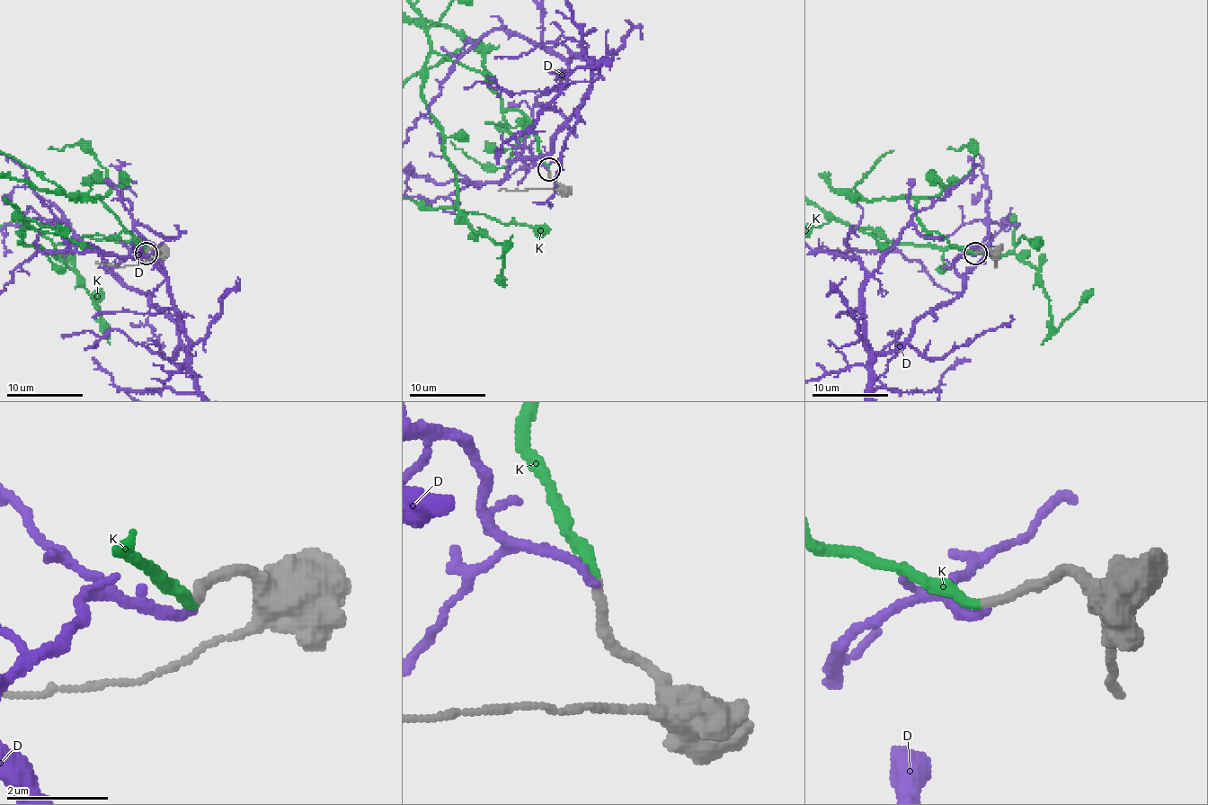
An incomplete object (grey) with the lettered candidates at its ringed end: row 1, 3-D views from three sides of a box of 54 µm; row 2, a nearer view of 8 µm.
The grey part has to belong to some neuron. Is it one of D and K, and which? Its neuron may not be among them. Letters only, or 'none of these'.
K

